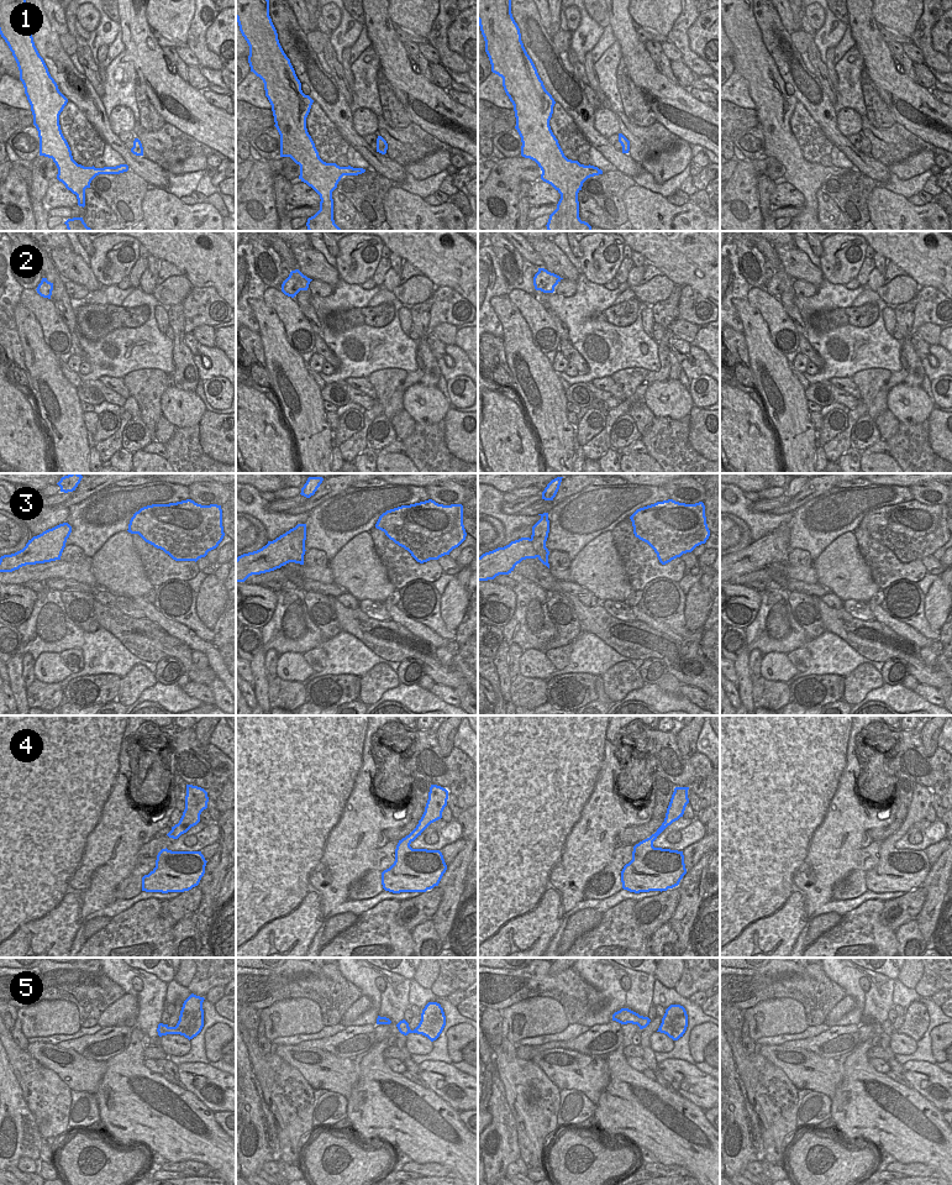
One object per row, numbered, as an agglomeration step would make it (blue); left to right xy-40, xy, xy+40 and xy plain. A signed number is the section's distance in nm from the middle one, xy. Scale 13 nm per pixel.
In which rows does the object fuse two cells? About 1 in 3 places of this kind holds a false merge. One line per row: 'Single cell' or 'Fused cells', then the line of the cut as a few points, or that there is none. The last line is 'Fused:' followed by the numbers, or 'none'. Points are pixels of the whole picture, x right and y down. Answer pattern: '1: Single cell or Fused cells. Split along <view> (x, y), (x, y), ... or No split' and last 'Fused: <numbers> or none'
1: Single cell. No split
2: Single cell. No split
3: Fused cells. Split along xy+40 (530, 539), (538, 556)
4: Single cell. No split
5: Single cell. No split
Fused: 3.

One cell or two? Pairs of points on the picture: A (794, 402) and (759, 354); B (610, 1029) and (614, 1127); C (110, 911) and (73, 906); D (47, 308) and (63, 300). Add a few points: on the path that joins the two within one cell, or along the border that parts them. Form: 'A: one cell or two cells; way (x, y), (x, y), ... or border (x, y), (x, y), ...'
A: one cell; way (782, 389), (774, 378), (771, 366)
B: two cells; border (621, 1024), (622, 1042), (606, 1055)
C: two cells; border (116, 900), (90, 912), (78, 928)
D: two cells; border (50, 299), (69, 330)

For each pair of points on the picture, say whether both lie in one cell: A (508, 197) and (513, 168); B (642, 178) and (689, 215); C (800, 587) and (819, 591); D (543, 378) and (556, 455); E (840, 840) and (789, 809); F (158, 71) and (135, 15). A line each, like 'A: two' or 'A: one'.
A: one
B: two
C: one
D: one
E: one
F: one

